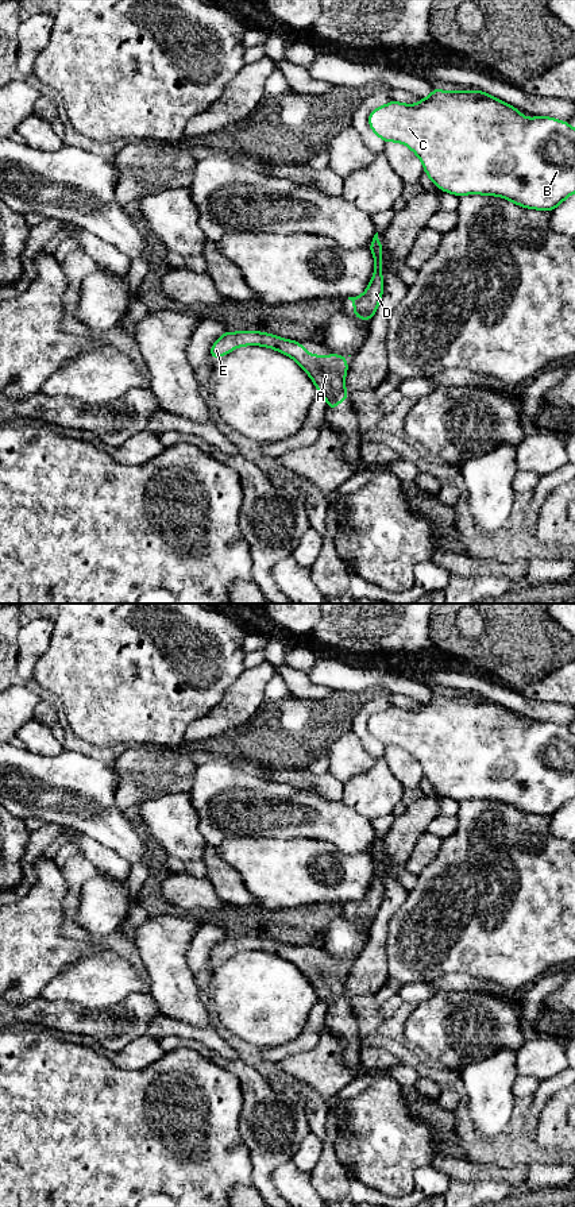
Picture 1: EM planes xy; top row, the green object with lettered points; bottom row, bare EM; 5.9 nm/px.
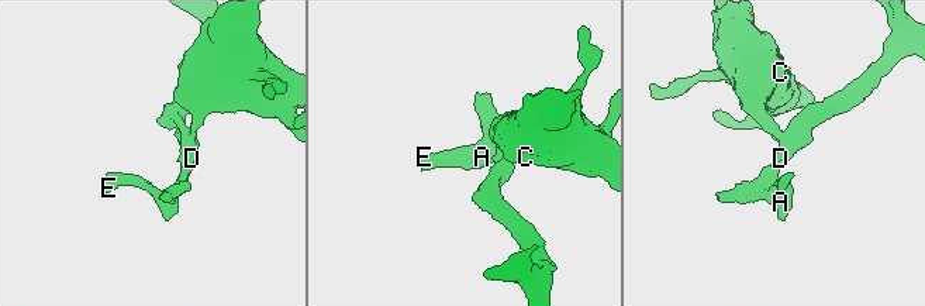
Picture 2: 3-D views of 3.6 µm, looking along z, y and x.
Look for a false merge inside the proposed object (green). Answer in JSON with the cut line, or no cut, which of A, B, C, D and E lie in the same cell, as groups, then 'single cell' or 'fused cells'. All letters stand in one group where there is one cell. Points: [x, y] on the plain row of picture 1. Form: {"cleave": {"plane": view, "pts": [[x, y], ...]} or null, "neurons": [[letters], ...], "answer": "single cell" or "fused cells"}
{"cleave": {"plane": "xy", "pts": [[370, 849], [374, 859], [381, 863]]}, "neurons": [["A", "D", "E"], ["B", "C"]], "answer": "fused cells"}

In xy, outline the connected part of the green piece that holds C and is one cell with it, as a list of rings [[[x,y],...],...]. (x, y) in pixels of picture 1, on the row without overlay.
[[[433,690],[433,697],[425,703],[414,710],[389,706],[383,712],[378,712],[368,718],[368,732],[373,737],[378,740],[385,748],[387,747],[400,747],[408,751],[422,767],[424,776],[439,794],[445,798],[452,798],[455,801],[464,799],[485,799],[485,801],[498,801],[508,803],[509,806],[528,814],[540,814],[540,815],[553,815],[559,811],[567,802],[575,798],[575,733],[570,730],[568,726],[557,725],[548,721],[535,721],[526,724],[518,714],[513,710],[495,703],[494,701],[478,694],[475,698],[471,698],[466,694],[458,697],[445,697]]]

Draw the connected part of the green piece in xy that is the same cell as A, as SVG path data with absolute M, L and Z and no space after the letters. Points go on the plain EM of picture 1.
M225 936L211 952L209 961L220 964L228 957L242 950L263 950L277 955L294 964L310 982L317 992L319 1000L328 1007L328 1017L333 1015L343 1004L350 1003L344 992L348 976L344 960L309 960L306 952L300 950L300 945L288 945L273 938L259 936Z

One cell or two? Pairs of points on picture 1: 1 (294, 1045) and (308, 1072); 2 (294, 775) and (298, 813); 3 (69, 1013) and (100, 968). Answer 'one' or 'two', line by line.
1: two
2: two
3: two

